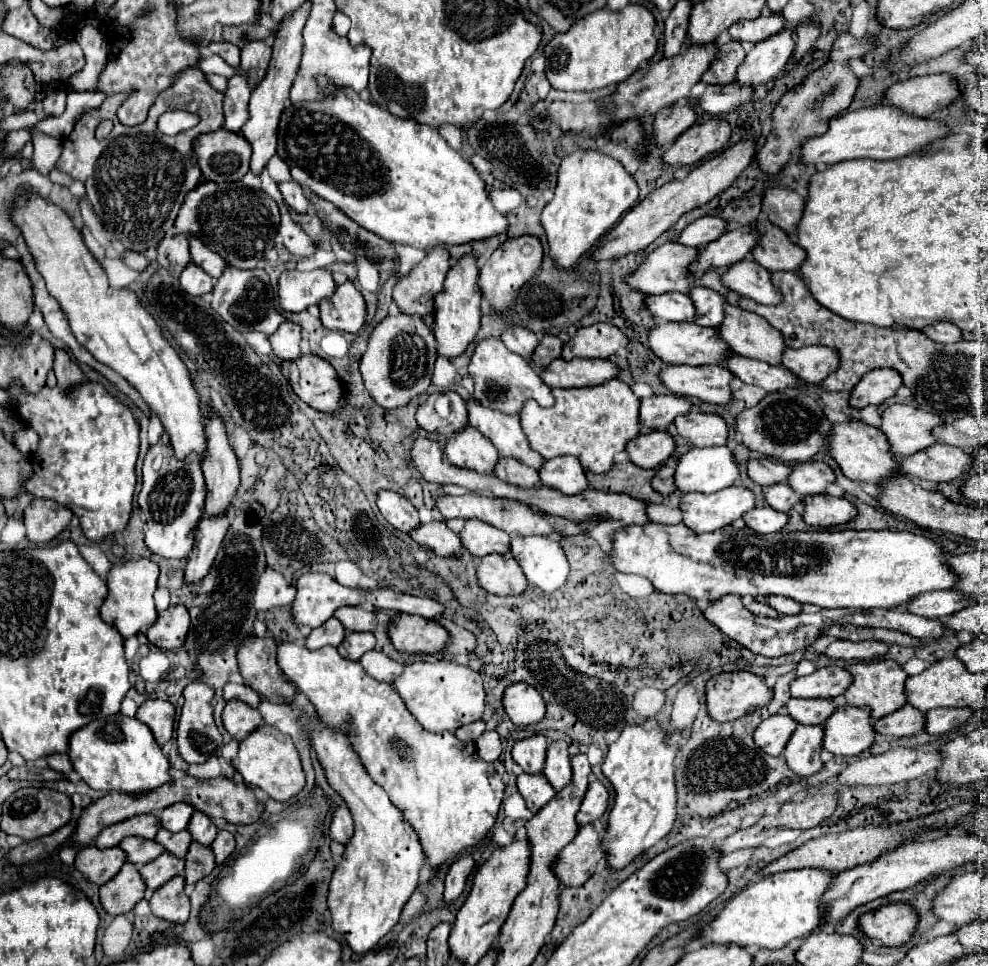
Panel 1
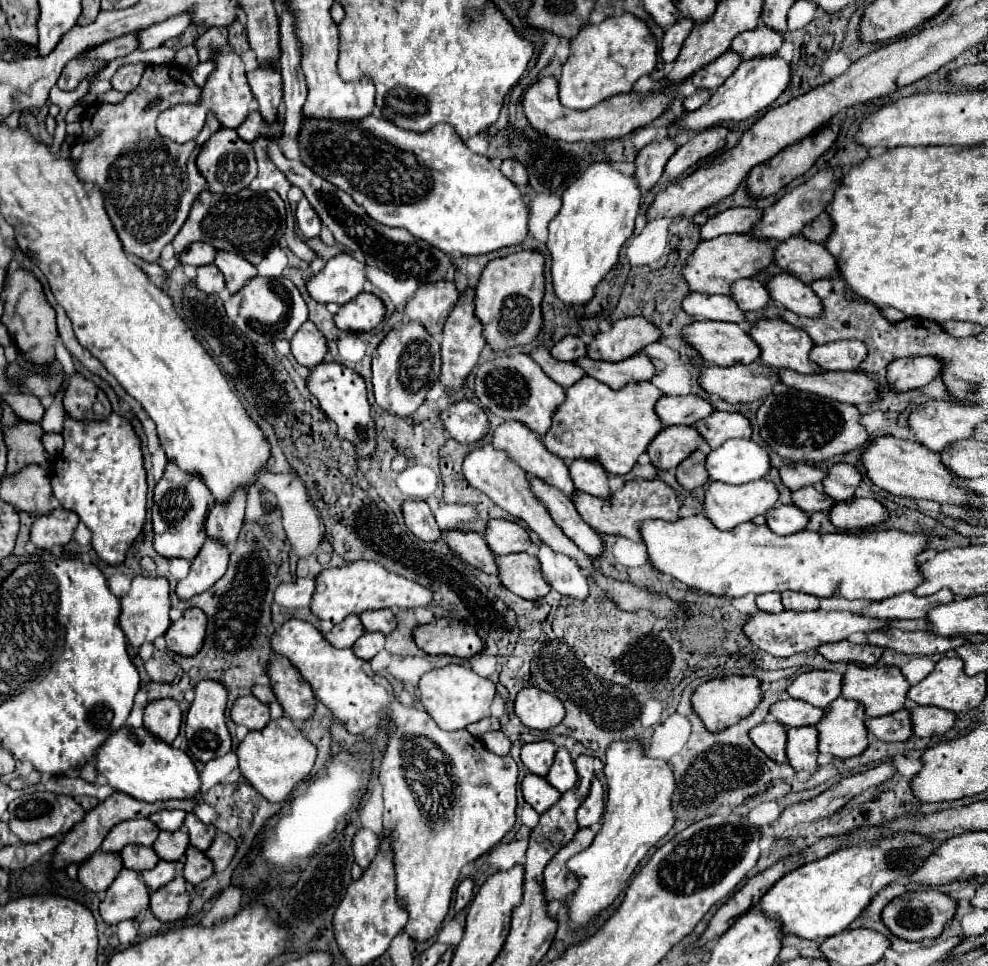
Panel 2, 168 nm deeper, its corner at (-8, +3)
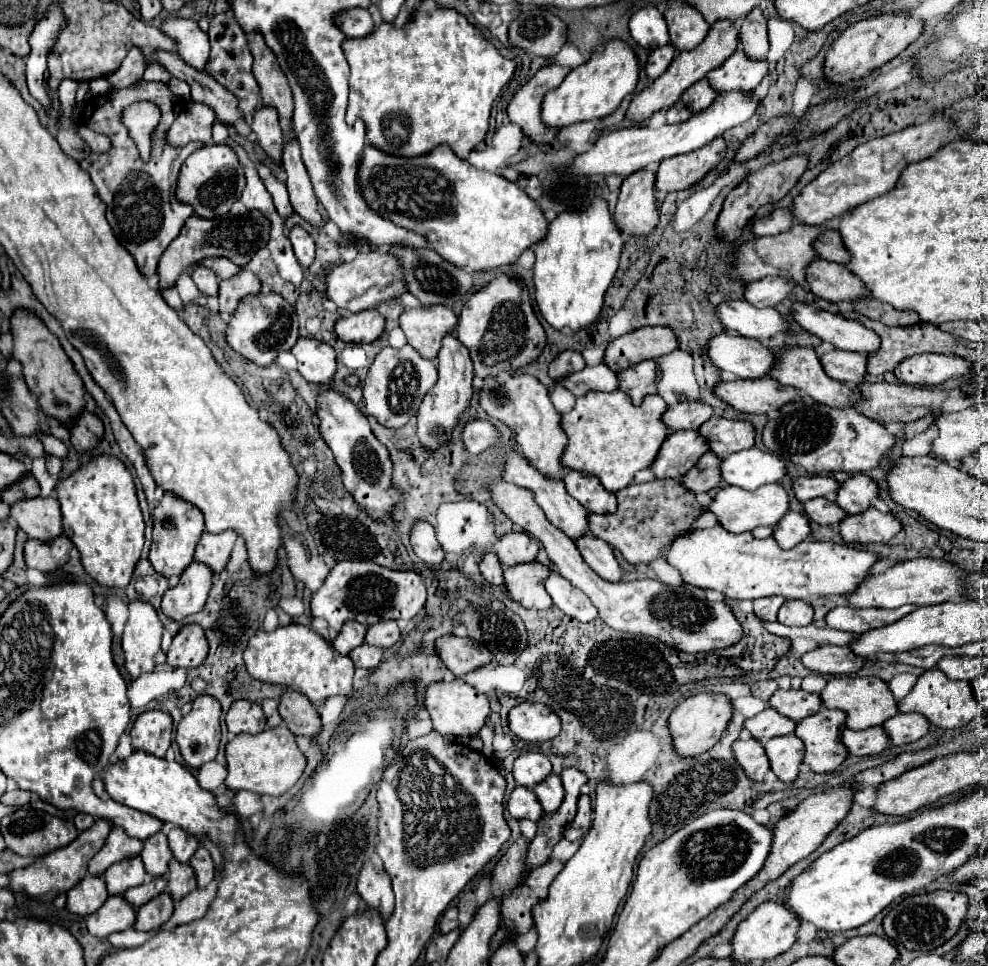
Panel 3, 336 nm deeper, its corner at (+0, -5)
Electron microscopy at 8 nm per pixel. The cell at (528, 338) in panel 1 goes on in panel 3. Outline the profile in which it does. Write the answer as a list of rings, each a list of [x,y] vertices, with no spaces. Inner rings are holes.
[[[608,365],[584,367],[582,371],[572,373],[570,377],[564,377],[562,381],[558,381],[558,385],[564,385],[576,397],[586,395],[588,391],[616,391],[618,389],[618,373],[614,373]]]

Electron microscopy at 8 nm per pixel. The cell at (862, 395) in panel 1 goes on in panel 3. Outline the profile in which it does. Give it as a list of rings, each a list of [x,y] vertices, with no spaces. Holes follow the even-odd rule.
[[[924,353],[924,355],[912,355],[910,359],[904,359],[896,369],[896,377],[908,385],[940,385],[952,377],[968,375],[972,365],[956,355],[936,355],[936,353]]]

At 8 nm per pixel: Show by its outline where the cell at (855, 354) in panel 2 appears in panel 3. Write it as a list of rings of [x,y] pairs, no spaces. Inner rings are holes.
[[[832,349],[824,355],[820,355],[820,361],[824,365],[824,371],[846,385],[860,385],[866,377],[866,363],[868,357],[862,353],[850,353],[850,351],[838,351]]]

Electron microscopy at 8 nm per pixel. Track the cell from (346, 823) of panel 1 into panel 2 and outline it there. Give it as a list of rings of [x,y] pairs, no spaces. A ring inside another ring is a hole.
[[[360,827],[352,839],[352,851],[354,851],[354,857],[356,857],[356,863],[366,869],[370,865],[370,861],[374,859],[376,851],[378,851],[378,835],[370,829],[364,829]]]

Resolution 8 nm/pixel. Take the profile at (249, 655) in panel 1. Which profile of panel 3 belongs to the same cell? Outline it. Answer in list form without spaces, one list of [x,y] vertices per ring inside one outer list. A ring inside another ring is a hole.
[[[288,689],[280,697],[278,709],[280,709],[280,717],[284,719],[284,723],[294,735],[316,737],[322,731],[320,715],[306,695]]]

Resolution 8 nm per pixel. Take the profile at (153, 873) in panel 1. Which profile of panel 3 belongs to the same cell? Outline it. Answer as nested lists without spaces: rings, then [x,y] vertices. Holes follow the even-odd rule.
[[[154,877],[154,879],[150,879],[150,881],[146,881],[138,887],[132,887],[128,891],[124,891],[124,897],[132,907],[142,907],[144,903],[158,897],[164,891],[166,891],[166,879],[164,877]]]

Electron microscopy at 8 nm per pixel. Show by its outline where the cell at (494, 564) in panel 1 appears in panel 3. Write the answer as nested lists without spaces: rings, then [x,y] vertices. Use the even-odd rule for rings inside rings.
[[[536,561],[504,567],[508,595],[526,609],[550,609],[554,603],[544,589],[544,581],[550,573],[550,567]]]

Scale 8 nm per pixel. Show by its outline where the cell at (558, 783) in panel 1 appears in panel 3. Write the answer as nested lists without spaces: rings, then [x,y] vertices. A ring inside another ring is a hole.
[[[548,775],[542,783],[538,783],[534,787],[534,793],[536,793],[544,813],[554,813],[564,799],[564,787],[562,787],[562,781],[558,775]]]

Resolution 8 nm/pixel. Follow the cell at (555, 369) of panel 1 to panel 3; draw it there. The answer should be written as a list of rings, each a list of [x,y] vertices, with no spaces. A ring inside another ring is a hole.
[[[642,361],[640,365],[622,371],[618,377],[620,377],[620,389],[632,397],[634,405],[642,405],[646,395],[658,393],[654,361]]]

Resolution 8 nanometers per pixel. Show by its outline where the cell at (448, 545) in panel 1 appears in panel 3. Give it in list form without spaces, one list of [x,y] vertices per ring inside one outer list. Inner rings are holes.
[[[490,551],[482,557],[480,561],[480,573],[484,575],[484,579],[490,585],[504,585],[504,577],[502,577],[502,563],[498,561],[498,557]]]

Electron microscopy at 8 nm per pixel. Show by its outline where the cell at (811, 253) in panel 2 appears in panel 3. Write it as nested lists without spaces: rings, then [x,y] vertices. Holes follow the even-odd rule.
[[[816,259],[808,265],[806,279],[816,297],[832,303],[838,301],[852,303],[856,299],[870,295],[866,285],[862,285],[862,279],[850,273],[850,269],[824,259]]]

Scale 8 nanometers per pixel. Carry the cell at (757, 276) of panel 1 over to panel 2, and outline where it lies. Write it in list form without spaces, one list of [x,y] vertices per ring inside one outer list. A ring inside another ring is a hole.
[[[788,273],[772,275],[766,281],[766,289],[770,289],[772,301],[778,301],[780,305],[784,305],[786,309],[798,315],[816,317],[822,311],[822,303],[814,295],[814,291],[794,275],[788,275]]]

